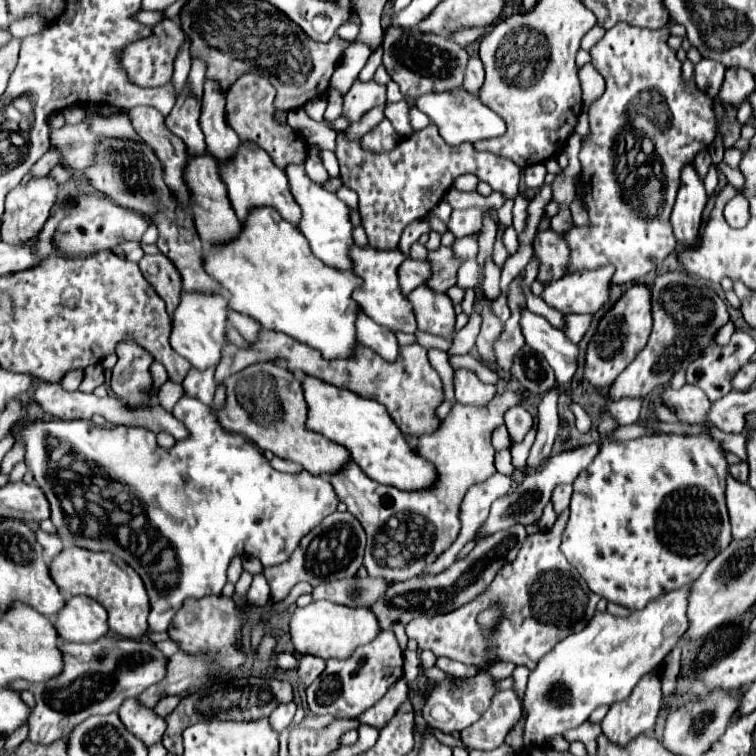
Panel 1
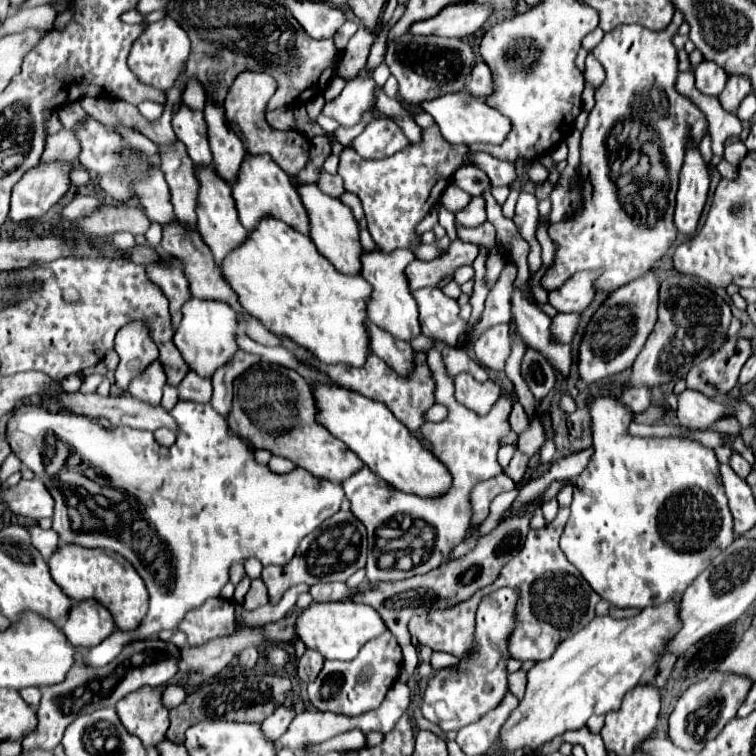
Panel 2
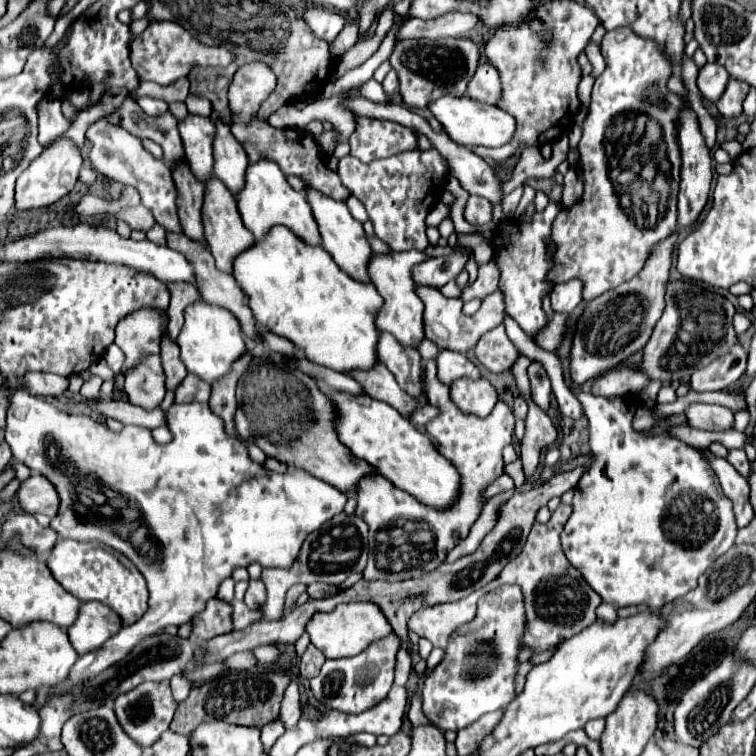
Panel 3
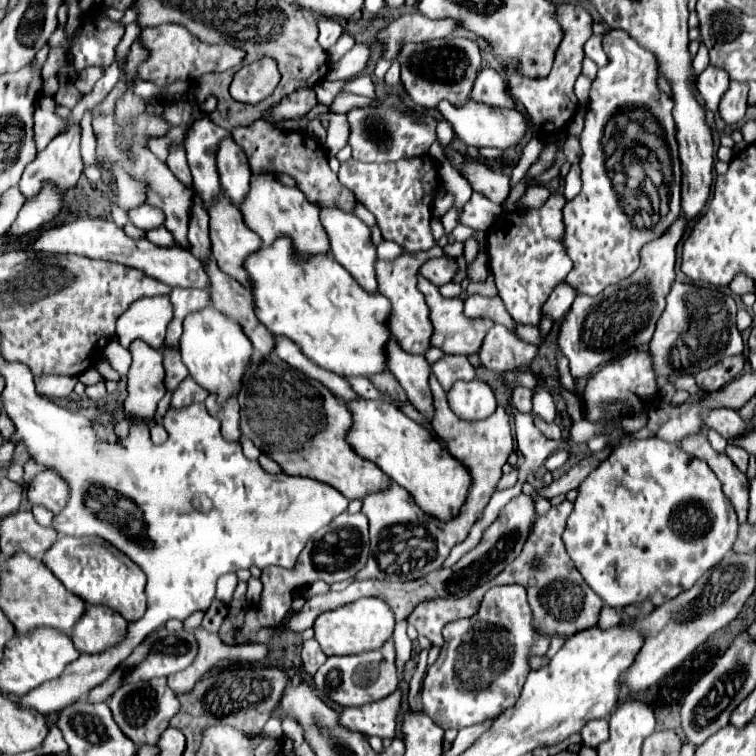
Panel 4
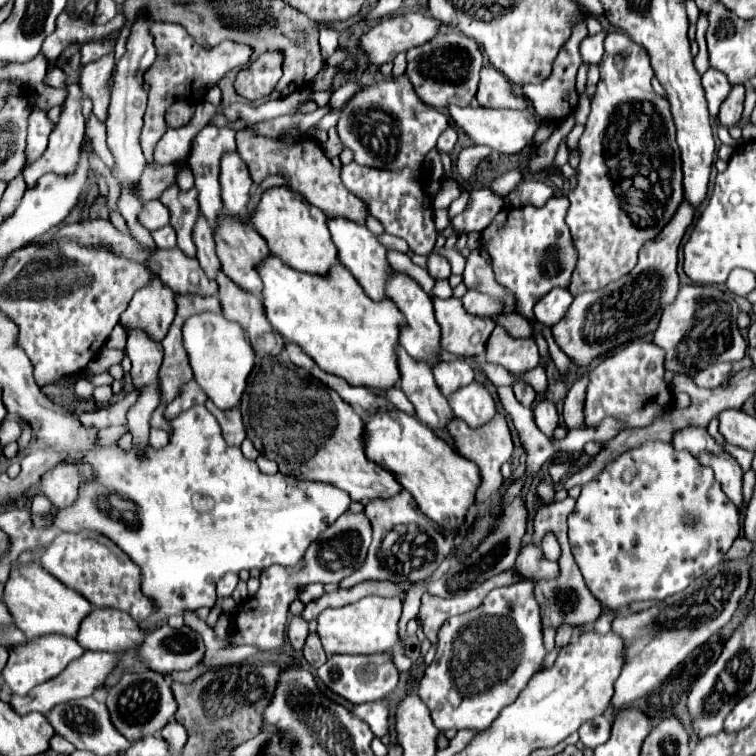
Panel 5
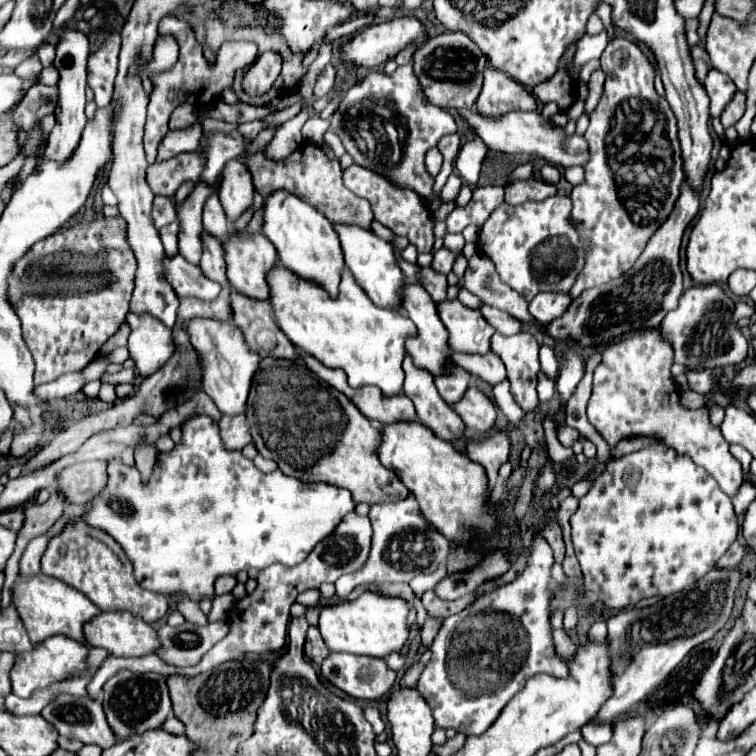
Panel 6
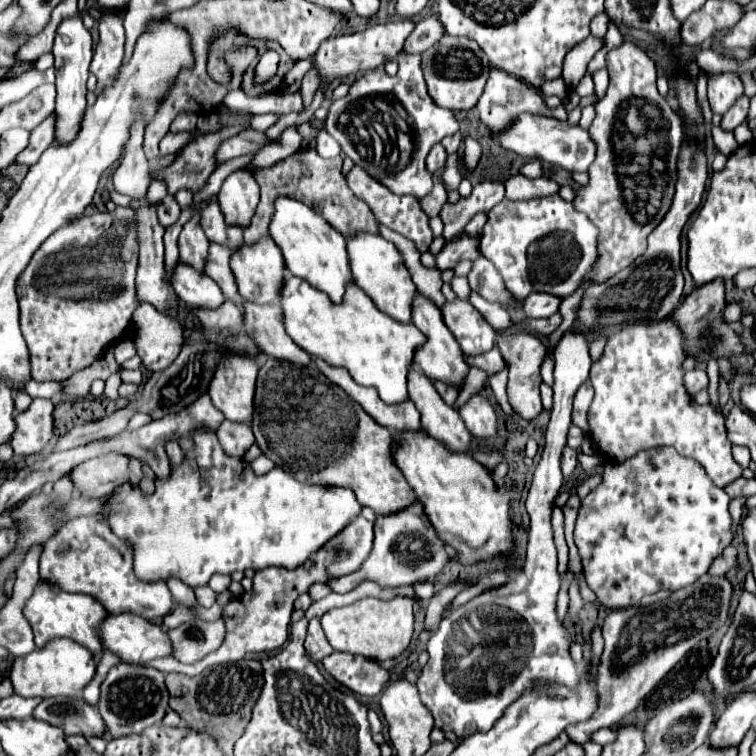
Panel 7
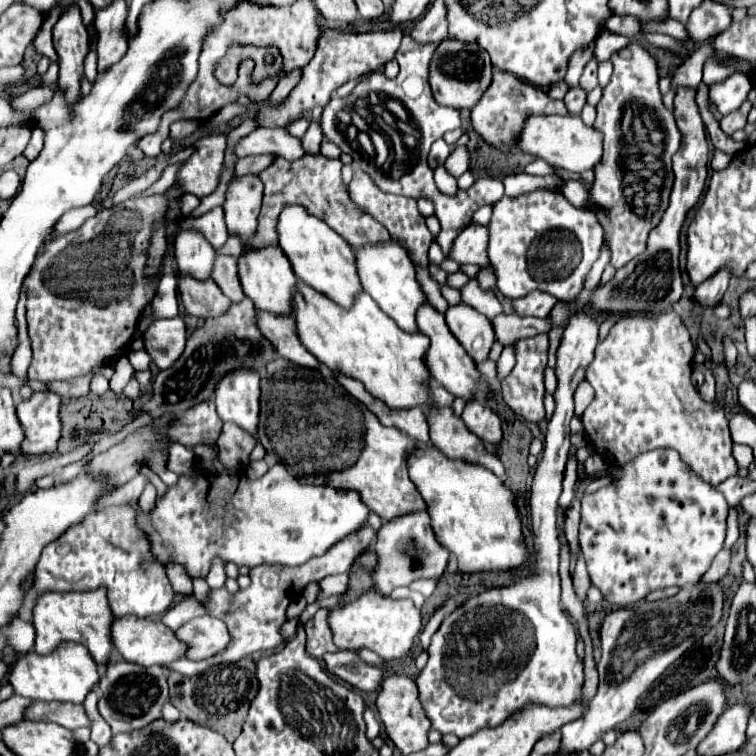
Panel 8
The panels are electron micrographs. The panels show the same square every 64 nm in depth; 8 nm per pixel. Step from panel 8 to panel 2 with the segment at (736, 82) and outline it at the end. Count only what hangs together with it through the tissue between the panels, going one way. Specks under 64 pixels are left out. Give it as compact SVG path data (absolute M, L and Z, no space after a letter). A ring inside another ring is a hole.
M708 60L700 62L694 68L694 74L696 74L696 88L708 96L718 96L724 90L726 80L728 80L728 74L724 72L724 68L720 68L720 66L716 66L716 62L708 62Z

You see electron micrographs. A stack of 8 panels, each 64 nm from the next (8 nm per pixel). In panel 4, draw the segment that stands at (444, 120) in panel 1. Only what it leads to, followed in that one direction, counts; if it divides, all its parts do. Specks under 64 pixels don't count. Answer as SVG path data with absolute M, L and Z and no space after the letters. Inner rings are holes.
M468 100L460 106L456 106L452 102L440 102L436 106L436 110L442 114L442 118L446 122L450 122L456 138L460 138L466 146L474 146L474 148L482 148L482 146L500 148L500 150L514 148L530 128L530 124L526 122L526 118L520 112L510 110L510 108L496 108L496 106L480 104L474 100Z

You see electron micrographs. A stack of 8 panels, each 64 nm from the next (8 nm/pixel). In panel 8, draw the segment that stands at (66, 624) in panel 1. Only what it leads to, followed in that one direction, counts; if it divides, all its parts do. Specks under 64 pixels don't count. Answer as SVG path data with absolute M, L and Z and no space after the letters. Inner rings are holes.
M124 616L124 618L114 618L112 622L112 644L116 648L116 654L124 658L126 662L134 662L140 666L164 666L170 664L178 658L184 656L186 644L182 644L170 628L166 628L162 622L154 622L150 618L136 618L136 616Z

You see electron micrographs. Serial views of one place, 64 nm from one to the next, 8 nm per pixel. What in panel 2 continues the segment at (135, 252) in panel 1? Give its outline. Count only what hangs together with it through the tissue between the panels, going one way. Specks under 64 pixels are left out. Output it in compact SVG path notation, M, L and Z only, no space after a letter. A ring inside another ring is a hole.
M128 232L116 234L116 236L112 238L112 242L114 242L114 246L116 246L116 248L120 248L120 250L128 250L128 246L136 246L134 236L132 236L132 234L128 234Z

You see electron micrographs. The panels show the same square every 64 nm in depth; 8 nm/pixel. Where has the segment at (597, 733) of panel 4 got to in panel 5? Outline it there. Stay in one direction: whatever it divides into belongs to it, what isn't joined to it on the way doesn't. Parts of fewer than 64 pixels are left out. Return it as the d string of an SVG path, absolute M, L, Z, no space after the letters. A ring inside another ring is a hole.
M598 716L594 720L588 720L578 730L582 744L584 746L590 746L590 748L596 748L598 744L604 744L610 738L610 726L612 726L610 720L604 718L604 716Z

